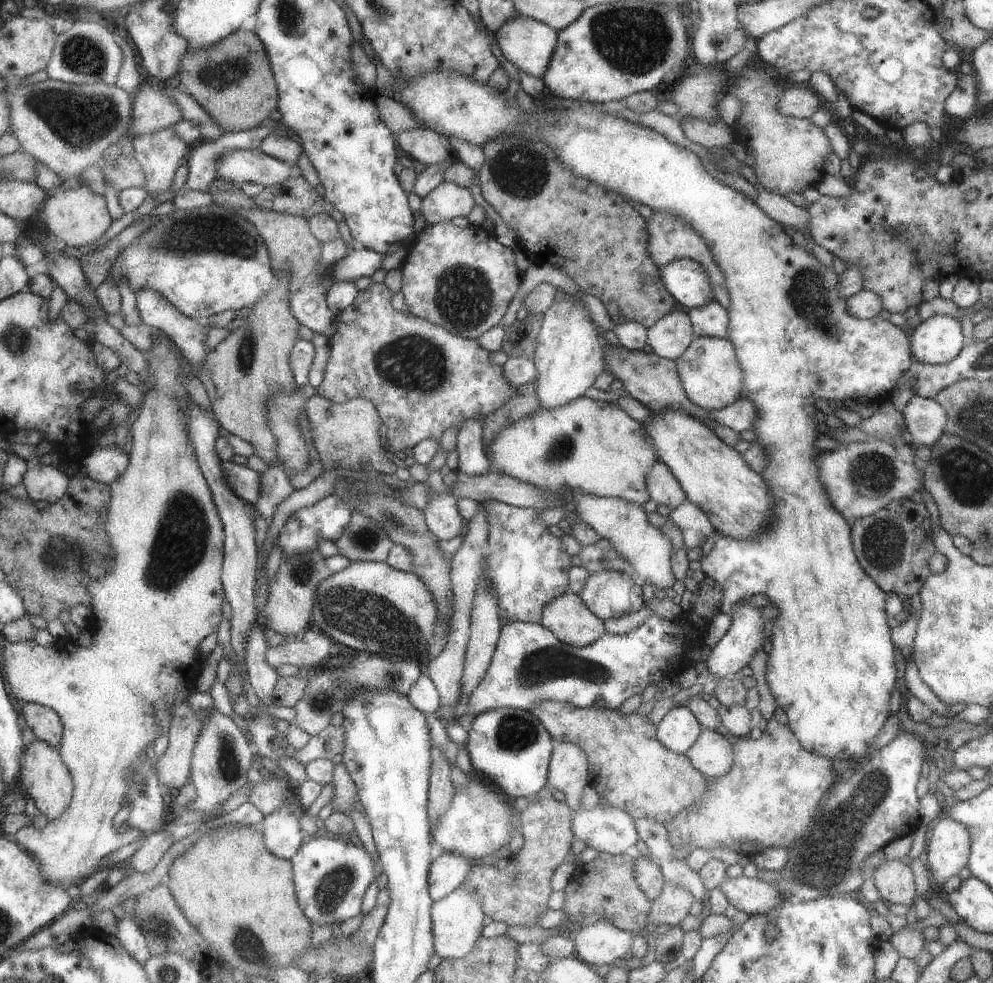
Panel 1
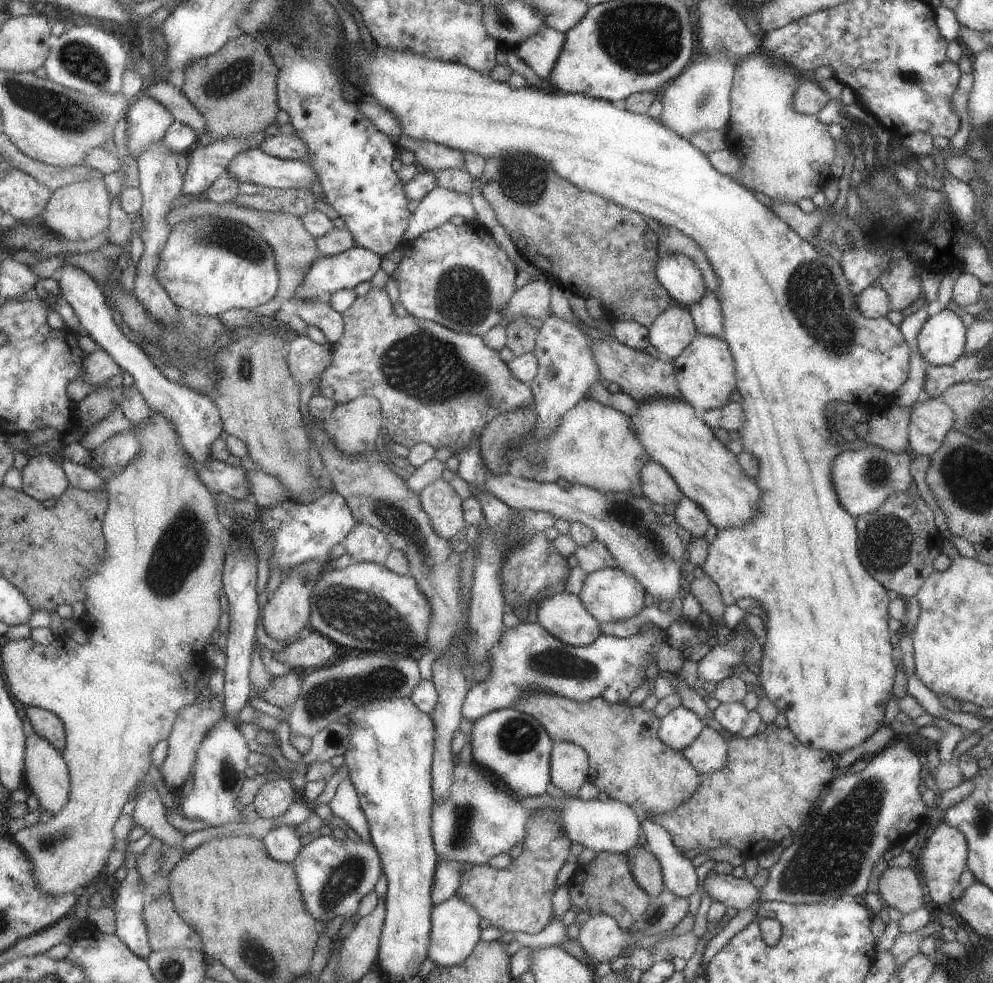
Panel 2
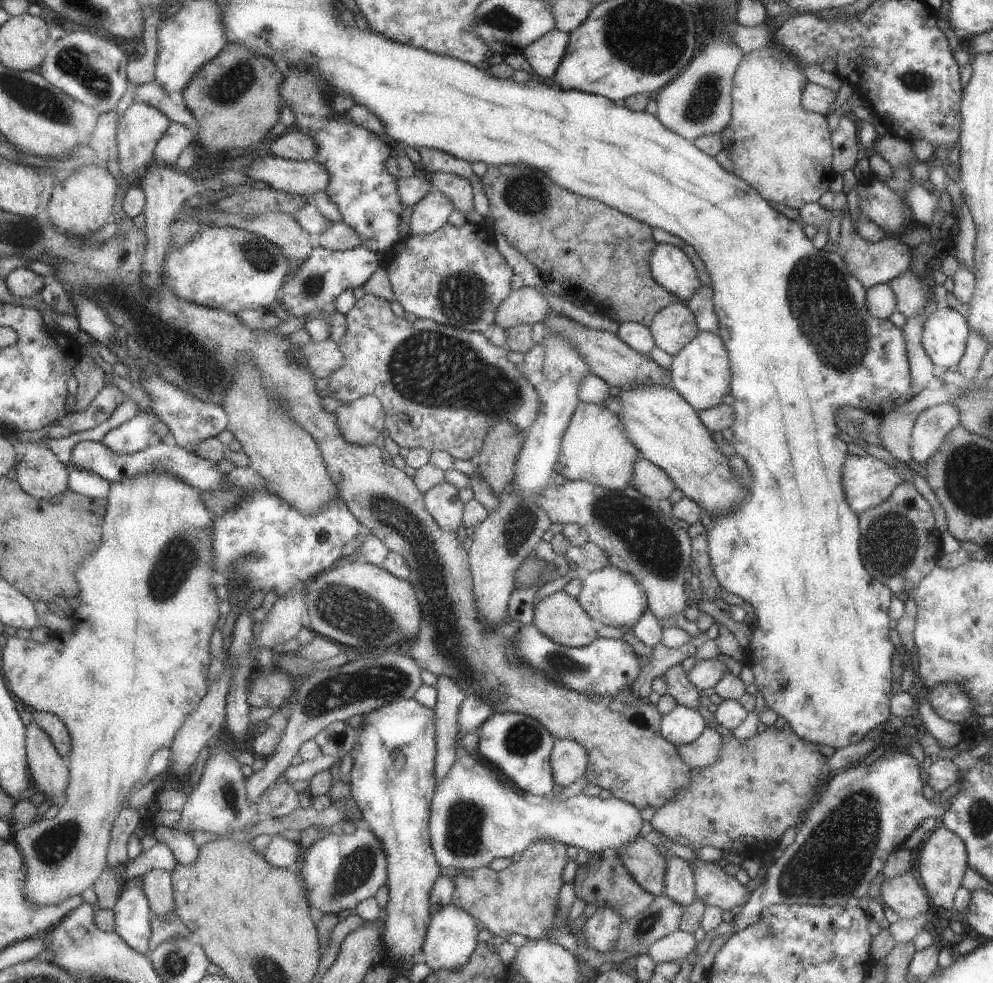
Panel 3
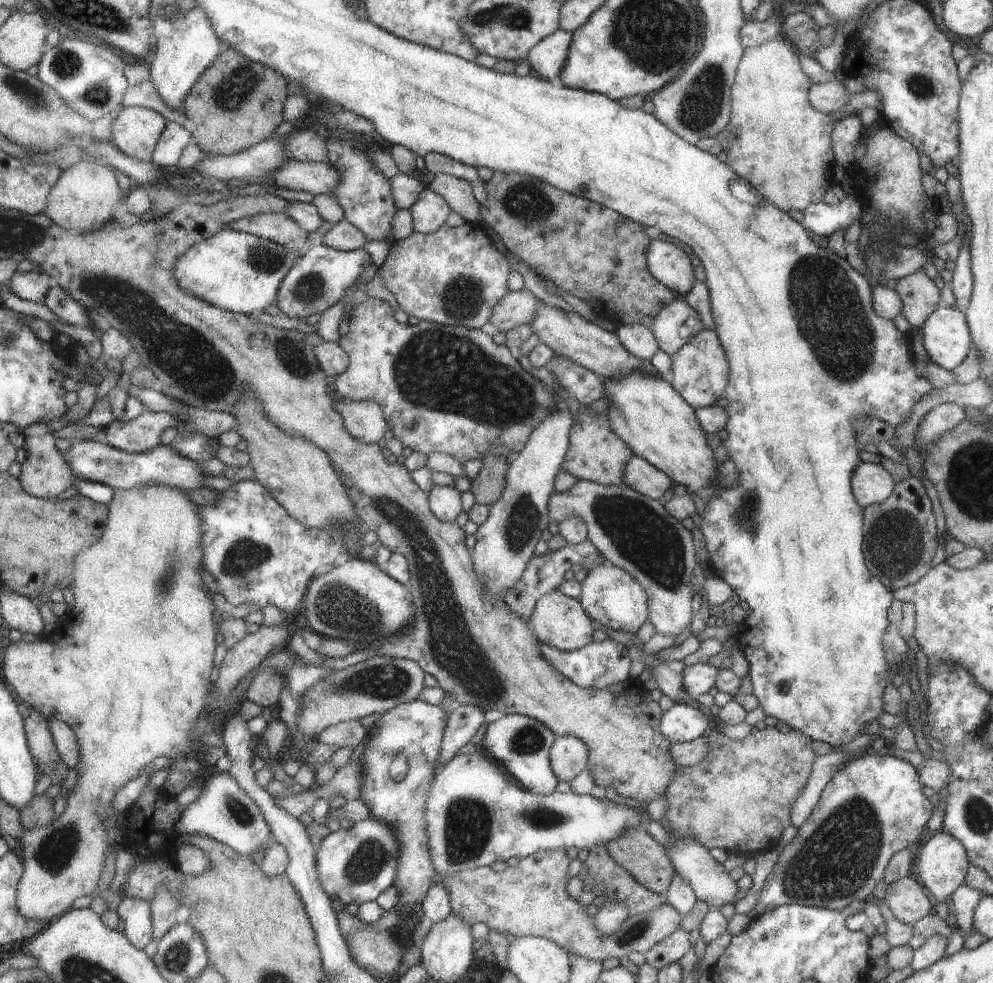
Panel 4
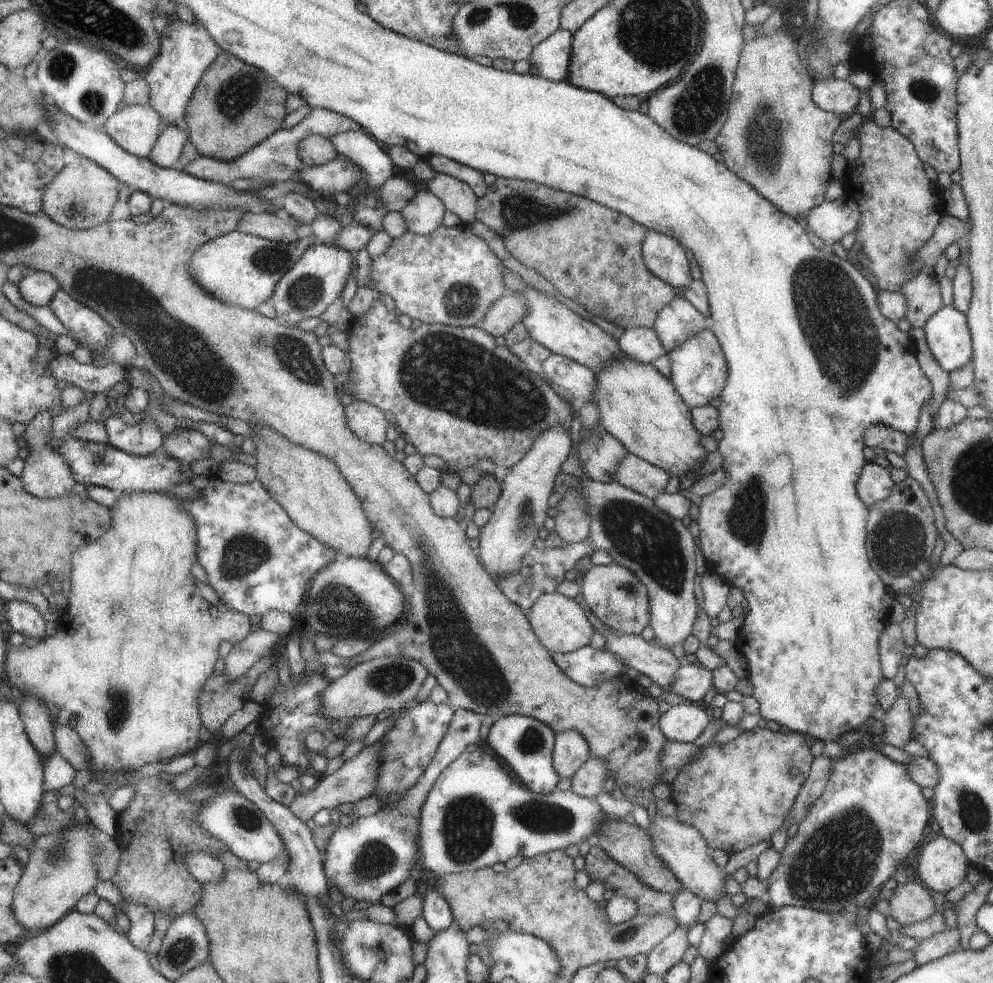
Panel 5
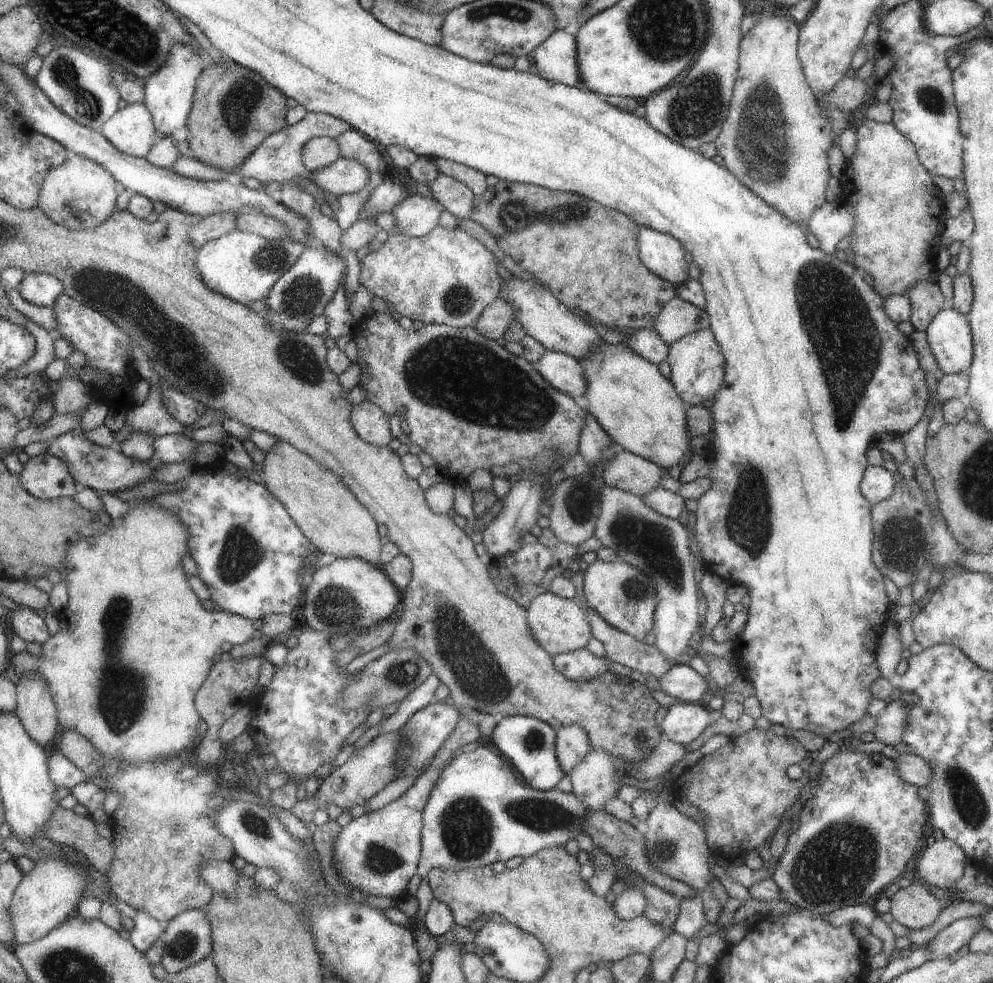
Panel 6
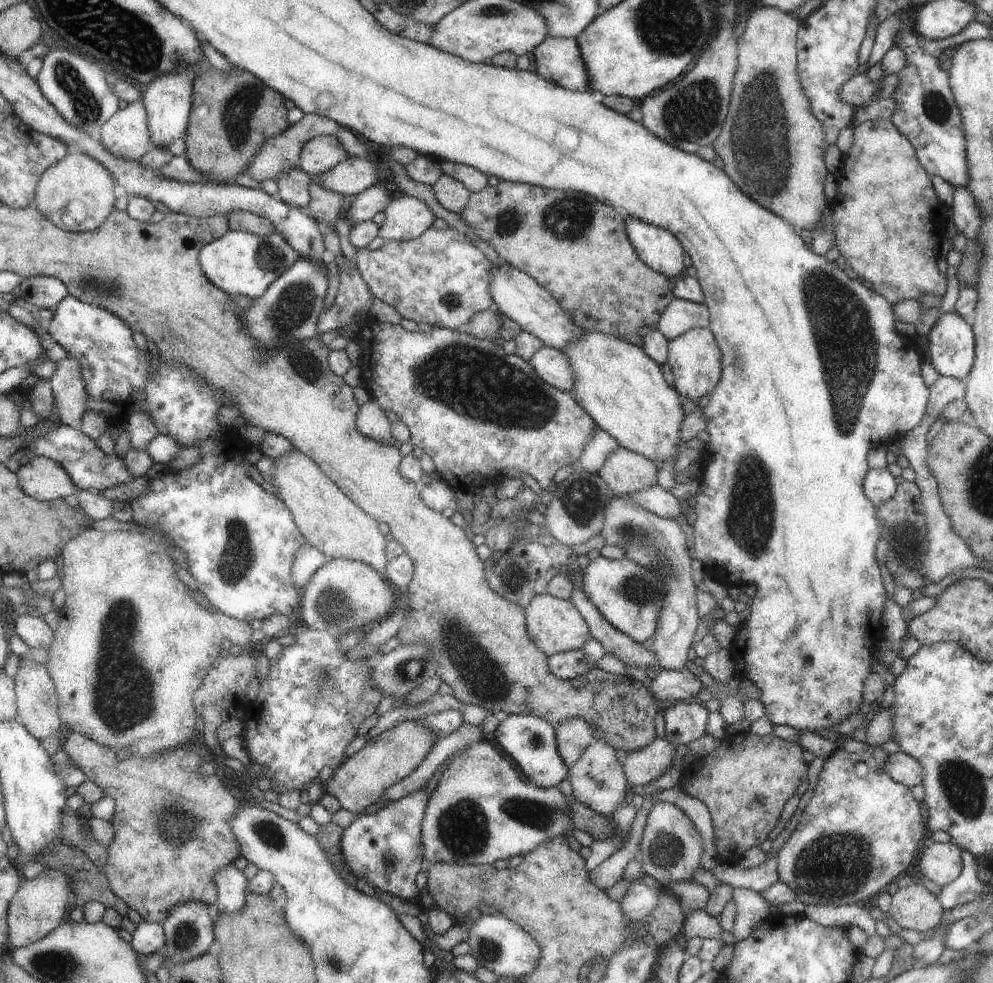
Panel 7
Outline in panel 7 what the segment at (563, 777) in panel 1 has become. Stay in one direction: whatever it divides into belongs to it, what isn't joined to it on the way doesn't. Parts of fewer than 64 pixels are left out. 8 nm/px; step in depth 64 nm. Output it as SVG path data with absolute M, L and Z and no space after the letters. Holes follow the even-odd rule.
M565 718L554 726L557 752L565 766L571 766L594 741L593 732L595 728L581 718Z

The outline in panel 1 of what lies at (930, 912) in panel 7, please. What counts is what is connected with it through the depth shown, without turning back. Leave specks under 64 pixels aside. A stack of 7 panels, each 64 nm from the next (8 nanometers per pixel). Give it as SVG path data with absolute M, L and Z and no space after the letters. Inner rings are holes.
M897 860L884 861L871 877L878 896L885 905L911 908L916 899L916 885L911 870Z

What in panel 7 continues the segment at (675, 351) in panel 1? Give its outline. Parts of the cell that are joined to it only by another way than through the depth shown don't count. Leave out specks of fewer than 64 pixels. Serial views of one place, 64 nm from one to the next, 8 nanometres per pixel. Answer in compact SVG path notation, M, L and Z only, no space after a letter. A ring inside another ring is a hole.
M673 297L665 306L654 328L665 340L673 340L692 328L707 328L709 315L704 303L697 304Z

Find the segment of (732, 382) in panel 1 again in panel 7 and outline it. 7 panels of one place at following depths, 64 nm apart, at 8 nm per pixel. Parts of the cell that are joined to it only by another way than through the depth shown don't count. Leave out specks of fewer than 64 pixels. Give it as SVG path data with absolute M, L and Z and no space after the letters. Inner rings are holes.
M692 328L673 340L668 341L666 363L672 373L672 387L685 400L697 403L703 396L708 397L721 378L721 354L708 328Z

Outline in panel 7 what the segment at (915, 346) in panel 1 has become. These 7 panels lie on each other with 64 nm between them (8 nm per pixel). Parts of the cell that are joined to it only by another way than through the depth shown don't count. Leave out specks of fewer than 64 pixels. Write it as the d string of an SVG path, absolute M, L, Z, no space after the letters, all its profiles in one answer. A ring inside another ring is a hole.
M947 312L925 336L929 364L943 376L965 378L973 364L975 344L968 319Z

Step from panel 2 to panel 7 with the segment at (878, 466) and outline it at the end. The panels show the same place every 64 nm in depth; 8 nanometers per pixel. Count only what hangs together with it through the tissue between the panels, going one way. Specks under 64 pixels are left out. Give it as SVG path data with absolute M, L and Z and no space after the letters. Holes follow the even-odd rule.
M886 467L868 468L861 482L861 490L863 496L877 507L893 496L899 481L900 479L893 477Z

